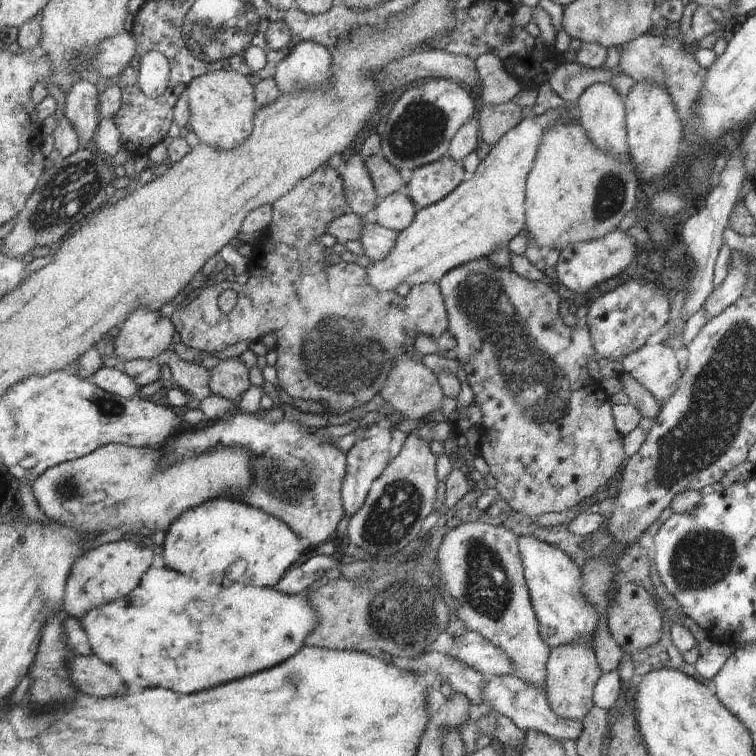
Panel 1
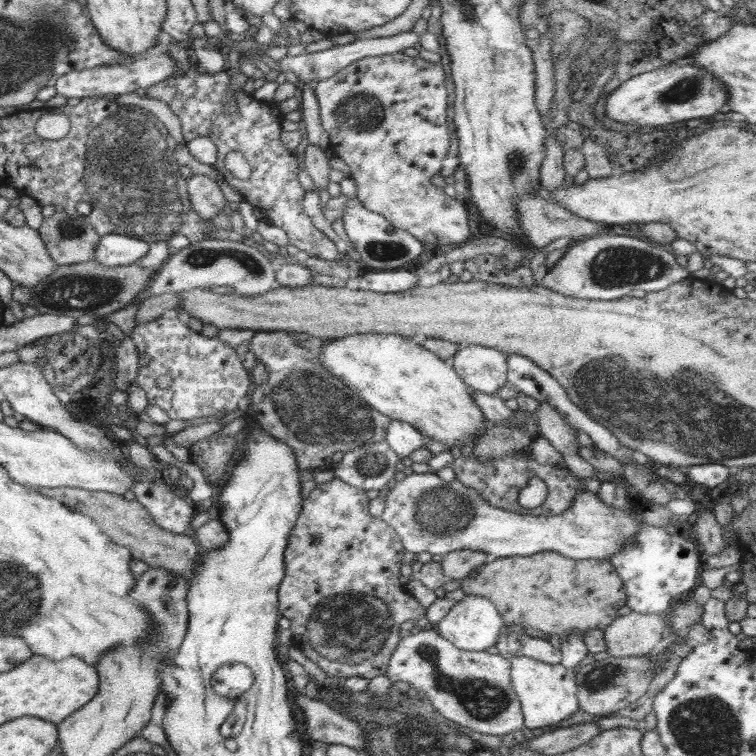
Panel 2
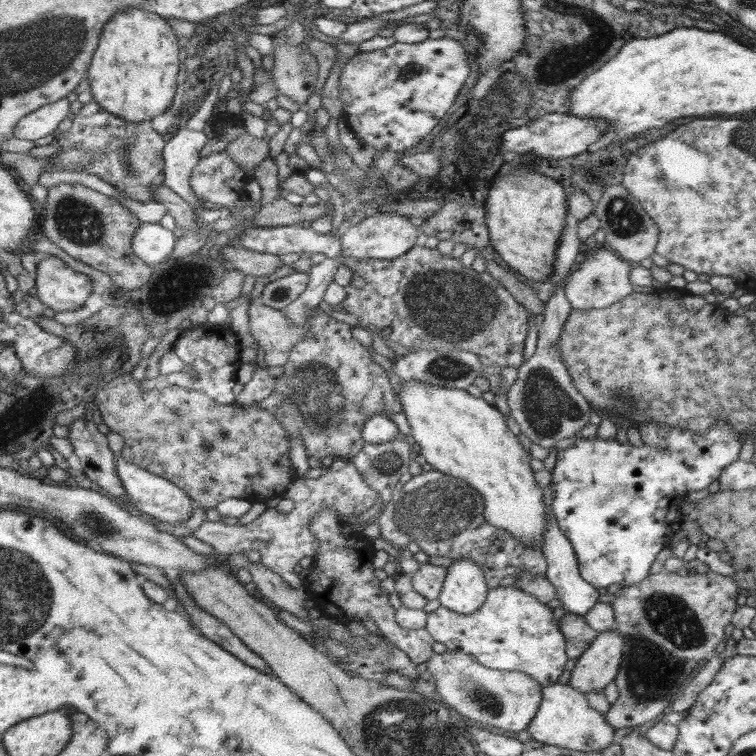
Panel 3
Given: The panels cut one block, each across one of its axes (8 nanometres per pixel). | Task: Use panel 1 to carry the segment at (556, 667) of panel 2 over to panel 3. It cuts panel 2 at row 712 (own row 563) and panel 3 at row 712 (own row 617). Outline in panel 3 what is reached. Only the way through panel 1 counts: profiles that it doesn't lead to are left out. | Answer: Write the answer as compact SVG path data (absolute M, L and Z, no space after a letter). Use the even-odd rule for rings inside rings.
M552 684L542 689L542 700L527 731L531 738L544 745L560 746L579 752L597 752L614 742L616 728L606 722L604 715L588 704L586 694L580 693L569 684Z

